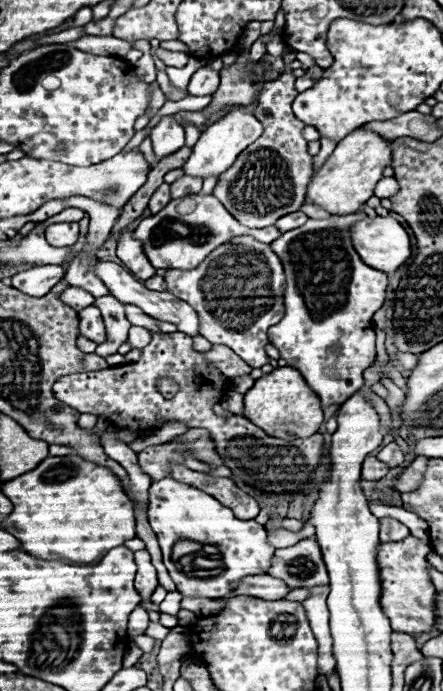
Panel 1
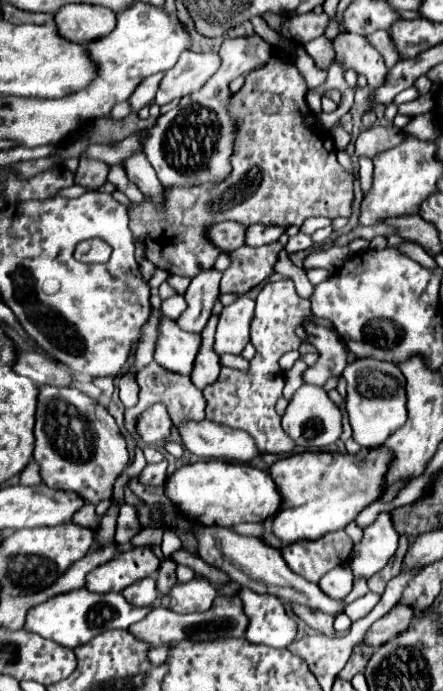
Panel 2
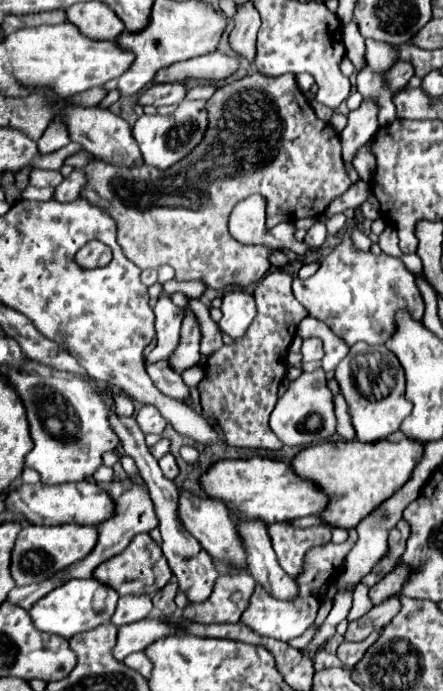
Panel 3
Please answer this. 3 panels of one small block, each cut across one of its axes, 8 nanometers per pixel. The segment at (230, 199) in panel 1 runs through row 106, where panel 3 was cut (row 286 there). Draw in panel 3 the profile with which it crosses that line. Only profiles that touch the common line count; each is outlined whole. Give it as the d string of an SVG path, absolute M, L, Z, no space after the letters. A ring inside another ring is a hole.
M286 270L268 272L254 288L258 314L248 326L248 332L230 346L222 346L208 358L208 376L200 382L200 404L204 416L214 416L226 442L236 448L268 448L280 450L282 442L270 430L268 418L278 400L280 382L288 370L288 346L296 336L306 308L292 294L294 276Z

